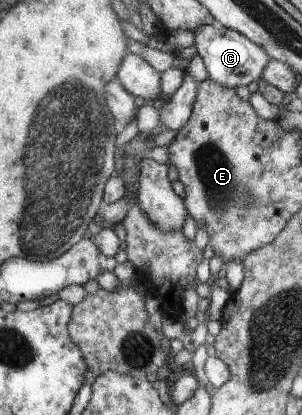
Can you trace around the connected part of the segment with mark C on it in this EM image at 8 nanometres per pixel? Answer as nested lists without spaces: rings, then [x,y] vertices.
[[[211,25],[201,26],[194,32],[193,46],[197,55],[203,60],[203,65],[209,75],[209,80],[217,83],[219,87],[235,89],[257,81],[260,73],[270,60],[255,44],[245,39],[237,32],[225,28],[213,28]]]

